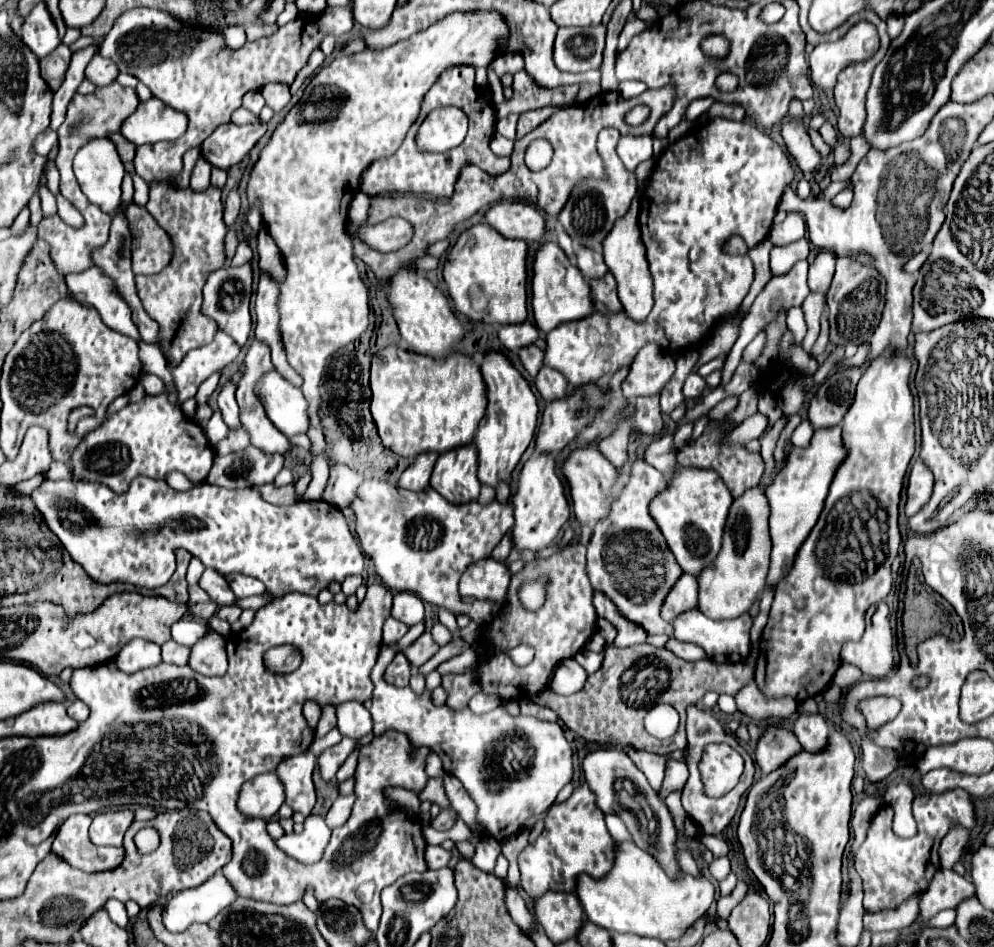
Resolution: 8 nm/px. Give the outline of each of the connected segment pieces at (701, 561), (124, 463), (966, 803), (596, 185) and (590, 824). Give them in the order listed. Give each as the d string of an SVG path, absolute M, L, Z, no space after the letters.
M682 466L668 478L668 486L652 498L650 516L684 572L698 576L702 566L714 562L720 550L722 526L726 522L730 502L732 496L716 470L692 470Z
M164 390L158 396L144 396L136 404L126 404L112 414L104 426L90 432L72 454L72 472L80 480L100 482L114 492L122 492L136 476L164 478L164 474L172 470L182 472L194 484L202 484L212 462L214 450L204 430L186 418L178 402L170 402L168 390Z
M961 788L948 790L944 794L920 794L912 802L914 818L918 824L918 834L914 838L902 840L892 830L892 808L882 806L870 820L868 836L856 852L856 872L862 878L864 886L864 908L866 912L878 912L882 908L896 908L914 892L924 892L928 882L940 868L938 862L938 846L944 834L950 828L962 824L964 828L974 826L974 810L970 796Z
M604 128L598 134L598 154L604 162L606 174L604 178L582 178L576 184L576 188L570 192L568 202L558 214L558 222L564 226L568 236L576 244L586 246L586 248L600 248L602 238L612 228L612 222L628 210L632 198L636 196L636 176L624 168L624 164L620 162L616 154L618 138L620 138L620 132L614 128Z
M582 784L572 792L572 796L558 806L552 806L546 814L546 824L542 834L532 846L526 846L520 856L520 874L522 874L522 888L530 898L538 898L548 890L556 892L574 892L576 888L576 876L578 874L590 874L594 878L604 876L612 862L614 862L614 840L606 830L604 814L594 808L574 808L574 802L578 804L590 804L594 800L594 794L590 792L588 785Z

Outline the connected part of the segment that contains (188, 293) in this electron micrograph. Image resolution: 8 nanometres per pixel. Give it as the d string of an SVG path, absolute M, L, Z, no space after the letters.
M174 180L168 184L154 182L154 186L150 186L150 200L146 210L170 236L174 256L172 262L156 276L136 276L136 286L144 310L160 324L162 348L170 358L170 366L176 366L192 348L200 348L214 338L216 322L202 312L202 286L210 272L226 264L222 246L226 234L223 209L222 191L211 185L200 194L192 192L190 188L178 190Z

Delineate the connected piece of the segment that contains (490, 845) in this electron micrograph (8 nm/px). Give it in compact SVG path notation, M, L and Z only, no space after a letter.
M480 838L476 842L476 852L470 860L472 866L476 866L478 870L484 870L484 872L492 872L494 866L496 866L496 858L500 856L500 844L494 842L492 838Z

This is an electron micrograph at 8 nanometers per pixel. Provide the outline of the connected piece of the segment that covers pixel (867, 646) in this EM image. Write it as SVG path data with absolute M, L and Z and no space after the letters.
M880 602L868 610L866 632L858 642L850 642L842 648L842 660L854 664L868 678L886 678L894 666L894 642L896 636L890 626L890 610L886 602Z

